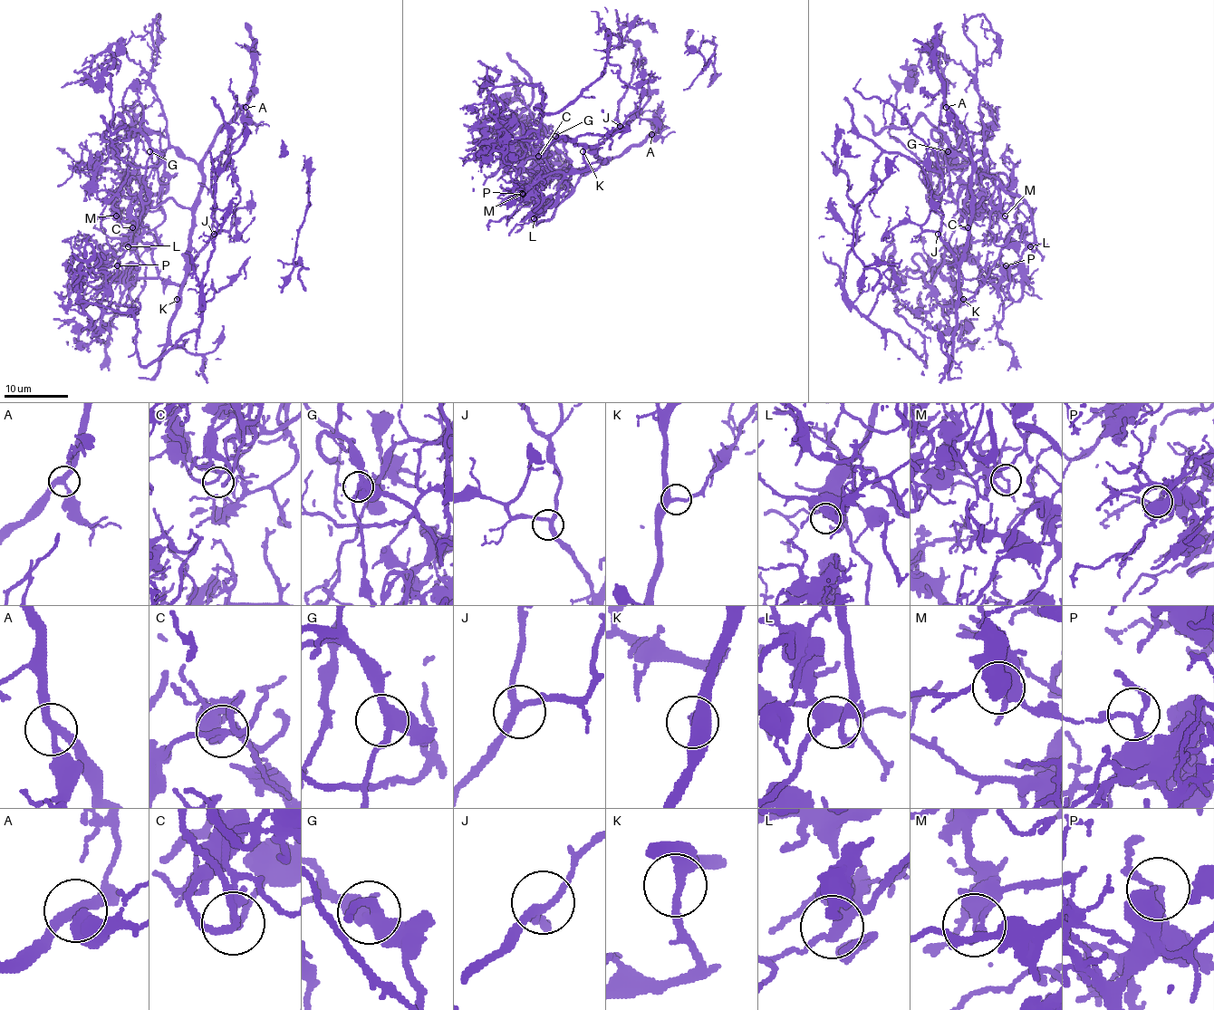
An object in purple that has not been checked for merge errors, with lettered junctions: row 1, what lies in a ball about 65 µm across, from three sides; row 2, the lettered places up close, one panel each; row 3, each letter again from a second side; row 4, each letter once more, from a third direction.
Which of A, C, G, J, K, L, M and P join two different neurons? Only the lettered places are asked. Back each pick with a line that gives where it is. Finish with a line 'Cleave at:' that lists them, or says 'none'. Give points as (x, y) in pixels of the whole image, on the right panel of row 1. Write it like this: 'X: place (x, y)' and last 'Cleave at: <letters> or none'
M: place (1005, 216)
Cleave at: M

